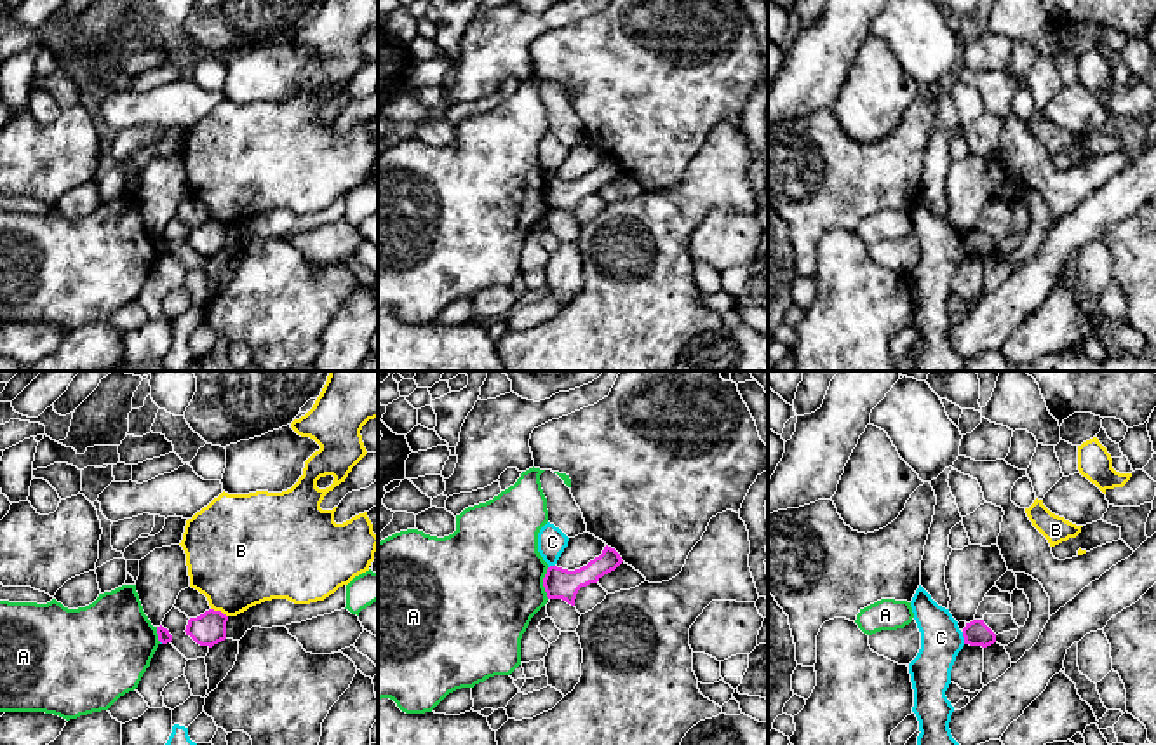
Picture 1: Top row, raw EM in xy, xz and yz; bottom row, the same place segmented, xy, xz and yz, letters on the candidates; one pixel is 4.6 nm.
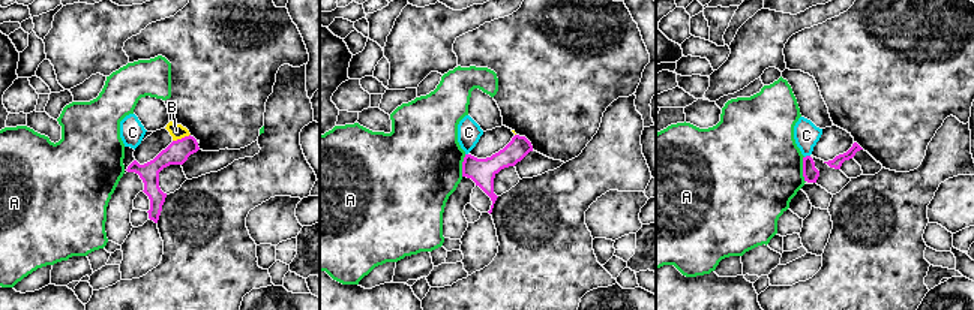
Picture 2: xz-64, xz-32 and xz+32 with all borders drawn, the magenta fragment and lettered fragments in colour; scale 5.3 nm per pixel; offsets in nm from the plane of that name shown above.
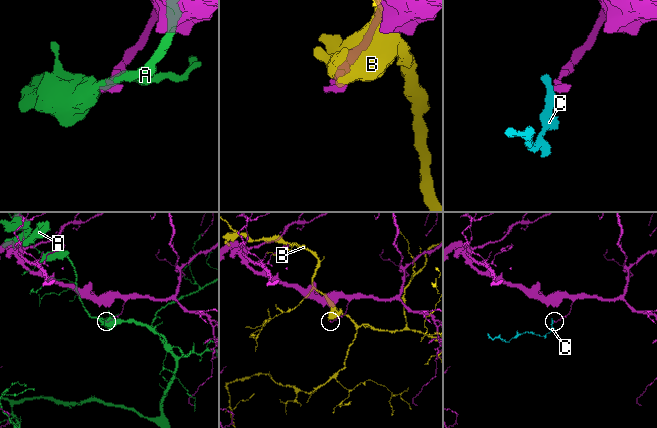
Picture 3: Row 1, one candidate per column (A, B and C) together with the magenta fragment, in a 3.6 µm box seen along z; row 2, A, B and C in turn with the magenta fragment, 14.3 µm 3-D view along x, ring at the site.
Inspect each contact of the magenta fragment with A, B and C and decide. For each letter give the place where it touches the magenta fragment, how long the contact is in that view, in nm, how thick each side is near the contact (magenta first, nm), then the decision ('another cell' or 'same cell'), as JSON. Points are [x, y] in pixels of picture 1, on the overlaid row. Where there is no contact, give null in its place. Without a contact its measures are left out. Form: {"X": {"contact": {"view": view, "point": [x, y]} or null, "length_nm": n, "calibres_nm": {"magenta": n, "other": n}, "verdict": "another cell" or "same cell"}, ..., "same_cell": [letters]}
{"A": {"contact": {"view": "xz", "point": [544, 583]}, "length_nm": 140, "calibres_nm": {"magenta": 140, "other": 500}, "verdict": "another cell"}, "B": {"contact": {"view": "xy", "point": [220, 611]}, "length_nm": 90, "calibres_nm": {"magenta": 150, "other": 440}, "verdict": "another cell"}, "C": {"contact": {"view": "yz", "point": [963, 636]}, "length_nm": 60, "calibres_nm": {"magenta": 120, "other": 190}, "verdict": "another cell"}, "same_cell": []}

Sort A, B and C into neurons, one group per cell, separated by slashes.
A / B / C

